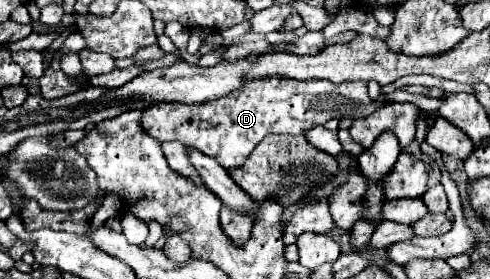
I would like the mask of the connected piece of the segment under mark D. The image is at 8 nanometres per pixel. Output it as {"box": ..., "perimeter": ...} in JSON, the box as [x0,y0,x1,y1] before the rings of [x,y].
{"box":[141,76,391,168],"perimeter":[[[271,76],[249,82],[225,98],[217,98],[205,104],[185,106],[179,102],[161,102],[161,106],[149,106],[149,110],[143,110],[141,124],[159,142],[179,140],[185,146],[193,146],[215,158],[223,168],[237,168],[247,160],[255,144],[261,142],[267,134],[301,134],[309,126],[325,124],[331,118],[365,118],[385,104],[391,104],[385,94],[381,94],[377,100],[367,96],[365,82],[293,82],[287,78]]]}

